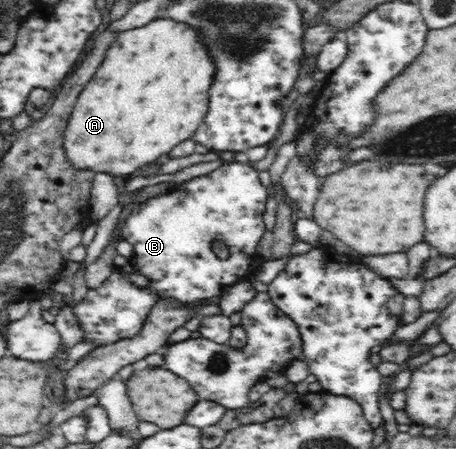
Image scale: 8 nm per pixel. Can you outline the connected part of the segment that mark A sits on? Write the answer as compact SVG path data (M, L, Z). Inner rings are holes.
M154 20L142 28L134 28L134 30L126 30L121 32L117 40L109 47L106 52L104 62L100 64L98 72L94 74L94 78L84 85L80 92L78 102L74 104L74 110L67 119L66 128L63 130L62 147L65 150L66 159L69 160L71 167L76 172L92 172L108 173L111 176L135 176L134 172L154 160L158 160L162 154L168 154L176 144L192 138L192 134L198 130L198 126L204 122L207 114L206 88L210 88L210 60L206 60L206 52L202 52L202 48L198 48L198 44L194 44L194 32L190 32L190 28L182 28L182 24L170 24L170 20Z

